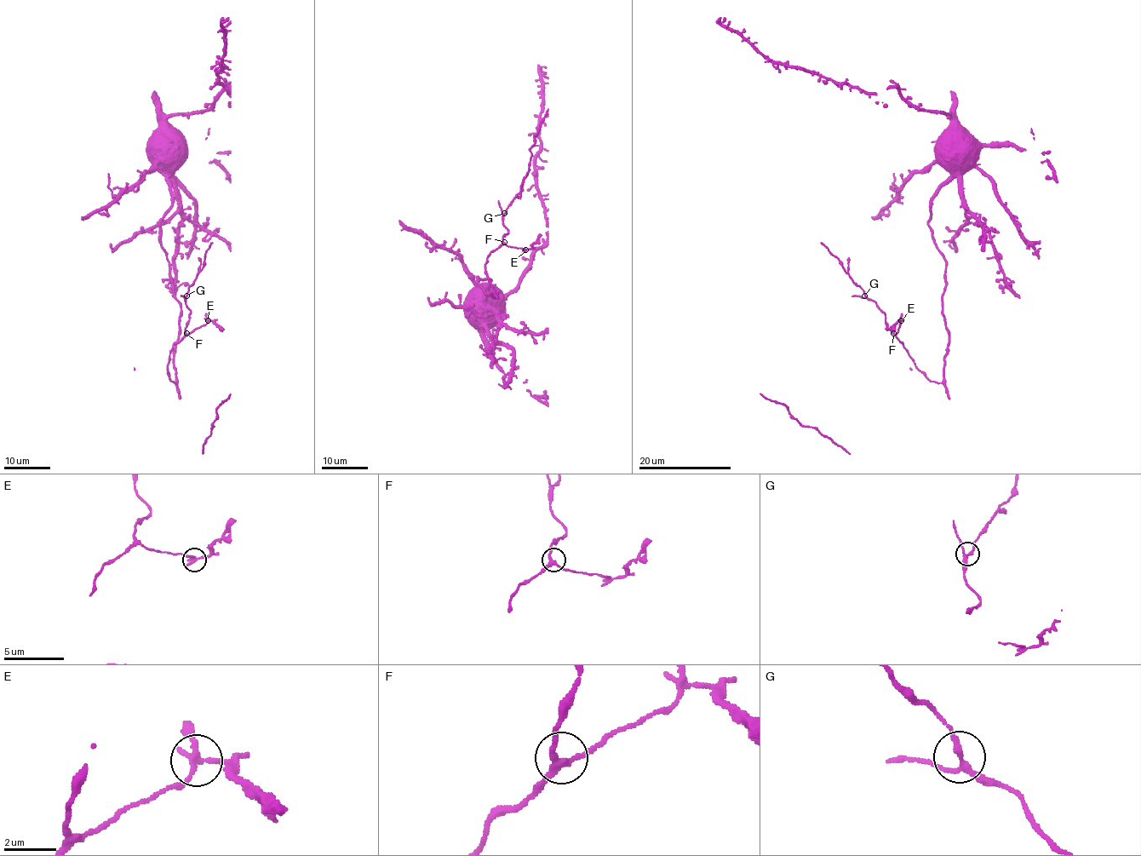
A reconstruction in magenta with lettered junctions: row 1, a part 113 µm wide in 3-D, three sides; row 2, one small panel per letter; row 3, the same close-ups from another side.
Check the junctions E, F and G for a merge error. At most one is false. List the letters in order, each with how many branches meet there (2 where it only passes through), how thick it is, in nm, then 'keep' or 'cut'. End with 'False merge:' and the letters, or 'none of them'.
E: 3 | 200 nm | cut
F: 3 | 220 nm | keep
G: 3 | 240 nm | keep
False merge: E

